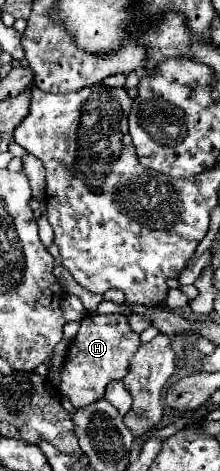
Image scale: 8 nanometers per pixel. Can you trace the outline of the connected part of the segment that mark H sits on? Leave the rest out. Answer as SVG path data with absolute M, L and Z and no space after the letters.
M86 315L72 341L72 347L68 347L68 357L60 369L58 387L76 409L82 409L102 399L110 381L124 379L130 359L138 347L140 337L130 329L126 315Z

